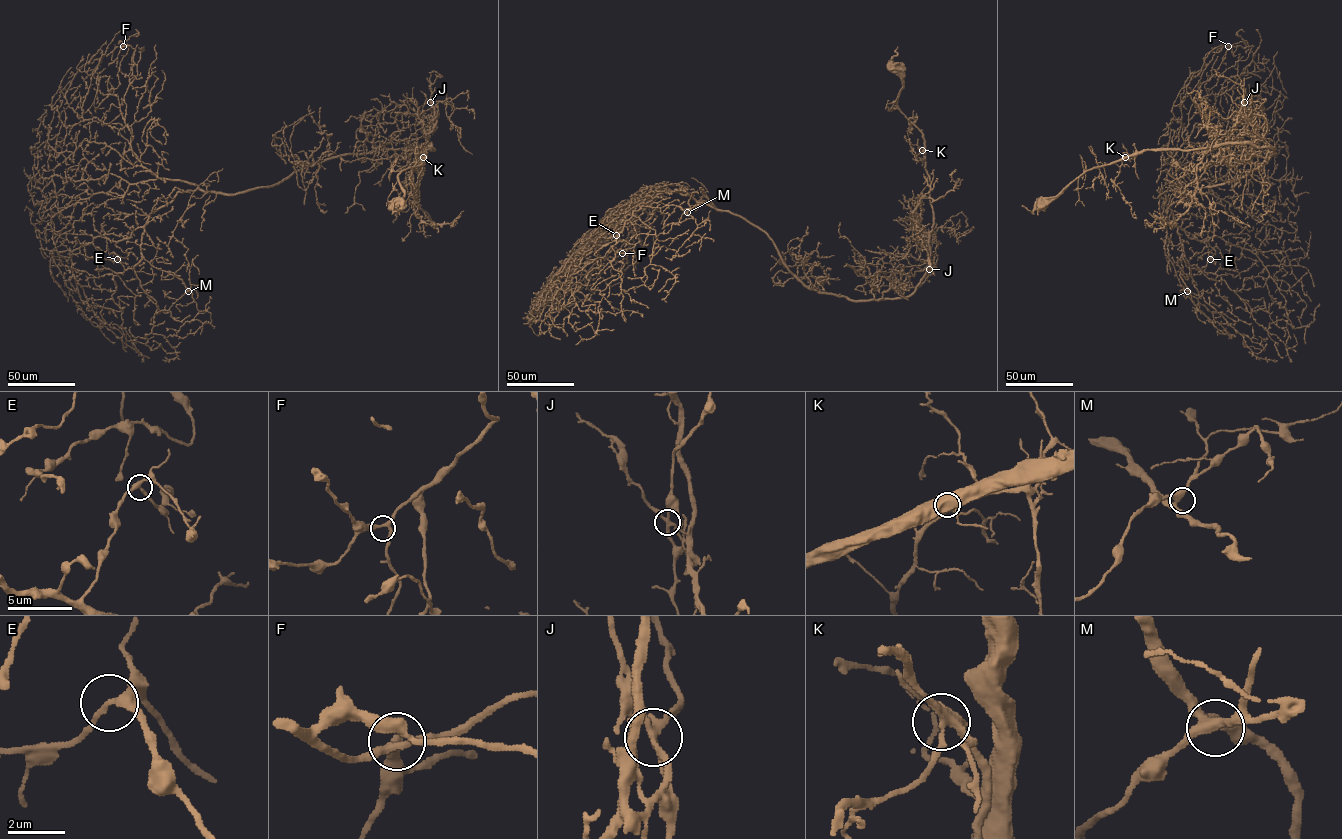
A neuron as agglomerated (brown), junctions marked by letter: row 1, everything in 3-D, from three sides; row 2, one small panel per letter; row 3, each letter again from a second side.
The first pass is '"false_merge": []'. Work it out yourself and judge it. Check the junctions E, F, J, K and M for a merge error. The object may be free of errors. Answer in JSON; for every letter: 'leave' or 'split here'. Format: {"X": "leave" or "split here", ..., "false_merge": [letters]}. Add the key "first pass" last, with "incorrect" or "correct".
{"E": "leave", "F": "leave", "J": "leave", "K": "leave", "M": "leave", "false_merge": [], "first pass": "correct"}

